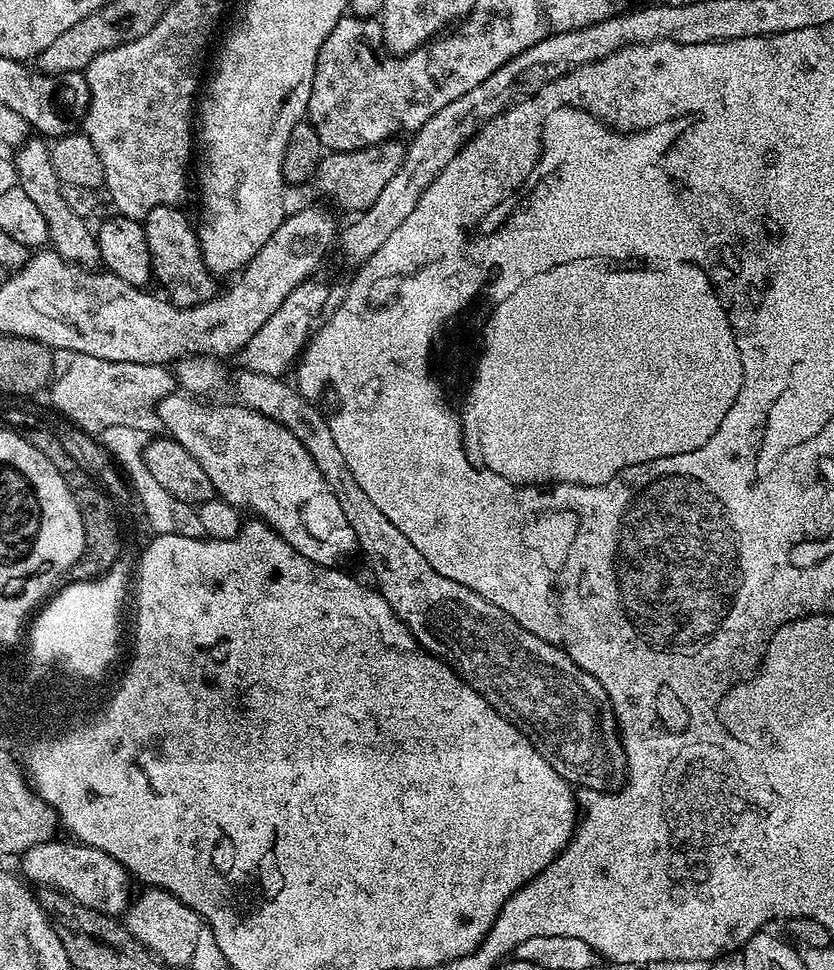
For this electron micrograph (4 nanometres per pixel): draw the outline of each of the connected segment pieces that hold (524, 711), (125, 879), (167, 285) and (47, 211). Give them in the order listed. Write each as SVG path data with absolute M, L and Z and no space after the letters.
M245 371L239 375L235 399L243 407L253 408L258 414L286 426L286 430L290 430L302 442L302 446L306 446L310 458L314 458L314 466L318 466L318 474L326 478L326 486L330 486L334 498L338 498L338 507L342 509L346 522L350 522L350 530L354 530L357 549L361 553L364 551L372 567L376 591L386 598L390 610L398 614L420 647L444 661L447 667L459 674L463 683L482 694L482 698L486 698L486 702L490 702L490 706L494 706L494 710L510 721L532 743L534 750L538 750L538 754L548 760L548 765L558 770L563 780L577 789L593 788L601 793L615 789L626 776L624 745L616 722L616 709L598 678L586 674L586 670L579 668L558 646L538 638L532 629L518 626L518 622L514 622L506 610L498 610L494 602L482 598L482 594L470 590L470 586L462 586L462 582L454 582L446 578L446 574L438 574L438 570L434 570L434 566L430 566L430 562L418 554L410 538L406 538L406 534L402 534L402 530L398 530L398 526L394 526L394 522L390 522L390 518L386 518L386 514L374 506L373 500L362 491L362 486L358 486L354 474L350 474L350 466L346 466L338 445L334 443L328 416L320 413L312 405L315 403L300 393L299 387L292 385L291 388L287 379L275 376Z
M50 839L47 843L39 844L22 853L18 863L23 879L40 888L58 890L76 903L93 908L104 915L123 915L132 901L130 888L133 881L127 868L102 850L60 839Z
M175 204L154 206L150 214L144 217L144 233L146 242L150 246L150 262L155 283L165 288L167 299L178 308L188 308L188 302L198 301L198 294L202 292L202 261L204 251L200 249L200 239L196 237L196 228L180 213L181 209Z
M29 138L14 152L19 187L26 192L27 197L38 206L48 227L48 241L51 251L57 252L64 260L71 264L96 266L100 264L100 251L96 241L96 232L91 228L89 221L78 214L74 214L63 197L64 185L60 183L58 174L54 170L52 149L49 141L44 138Z

